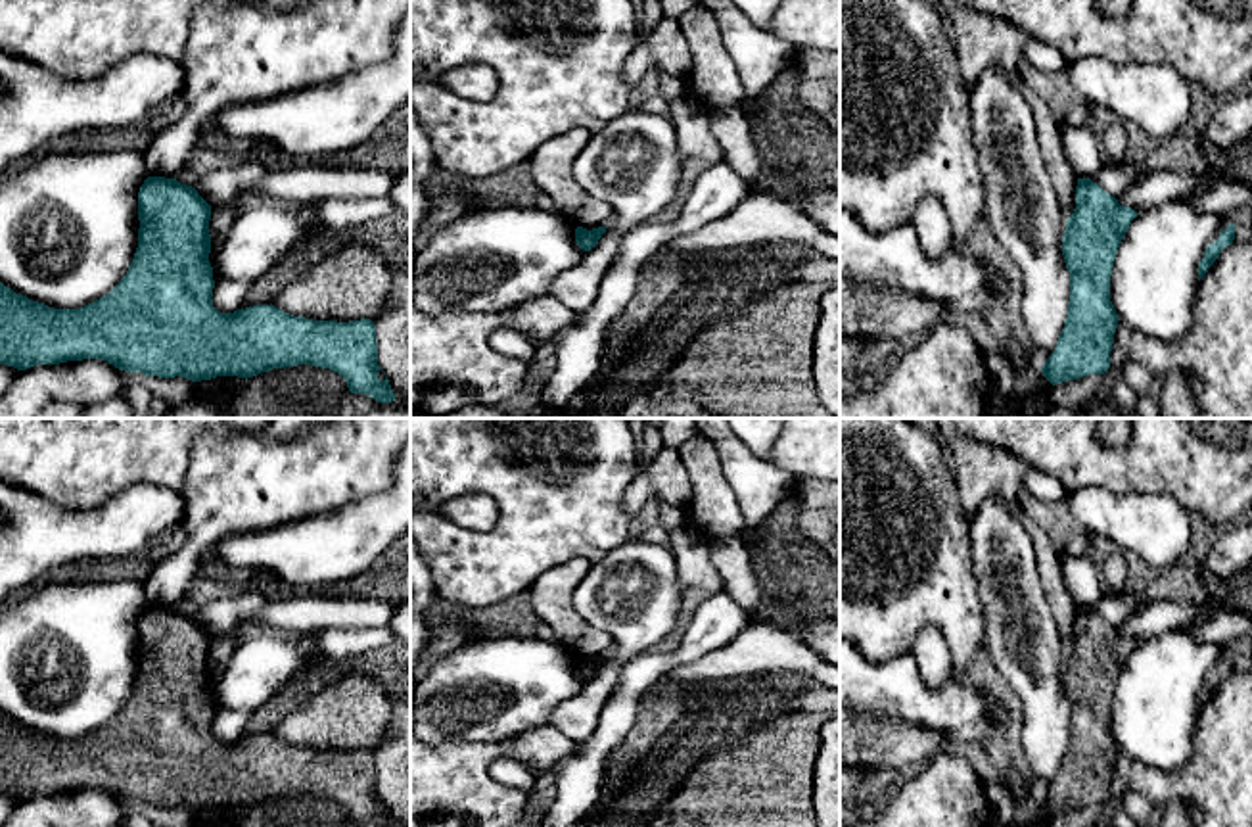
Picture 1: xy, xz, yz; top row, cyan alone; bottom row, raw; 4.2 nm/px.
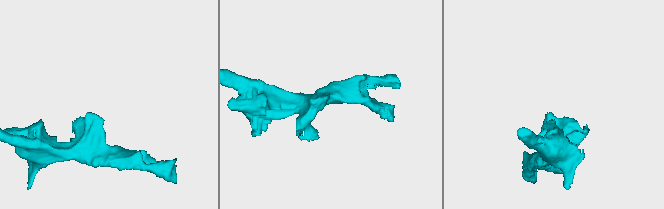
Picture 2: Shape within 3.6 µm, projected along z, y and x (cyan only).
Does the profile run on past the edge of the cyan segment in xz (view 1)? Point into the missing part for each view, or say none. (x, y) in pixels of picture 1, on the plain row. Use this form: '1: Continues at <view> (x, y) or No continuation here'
1: No continuation here

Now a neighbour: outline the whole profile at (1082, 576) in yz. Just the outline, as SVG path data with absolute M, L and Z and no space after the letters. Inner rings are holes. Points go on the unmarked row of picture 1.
M1062 553L1060 558L1064 583L1078 603L1078 608L1091 608L1104 595L1101 568L1085 555L1070 556Z

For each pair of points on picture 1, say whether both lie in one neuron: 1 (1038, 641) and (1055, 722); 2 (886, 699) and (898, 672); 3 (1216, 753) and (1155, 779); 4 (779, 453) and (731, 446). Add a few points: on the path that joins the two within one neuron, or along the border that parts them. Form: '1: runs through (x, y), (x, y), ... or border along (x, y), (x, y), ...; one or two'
1: runs through (1038, 661), (1038, 685), (1045, 703); one
2: runs through (888, 693), (898, 678); one
3: runs through (1201, 768), (1187, 781), (1170, 781); one
4: border along (764, 459), (798, 480); two

